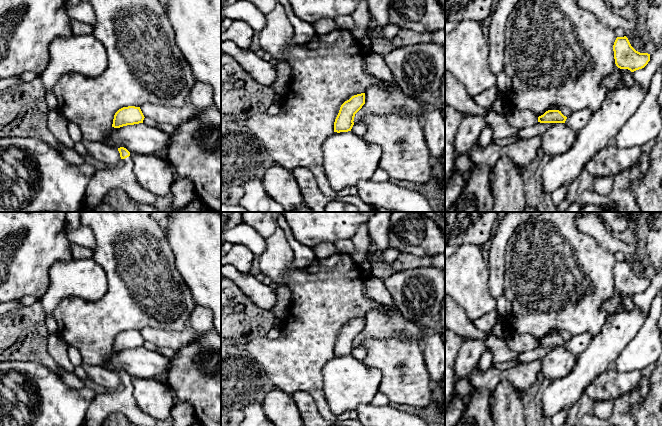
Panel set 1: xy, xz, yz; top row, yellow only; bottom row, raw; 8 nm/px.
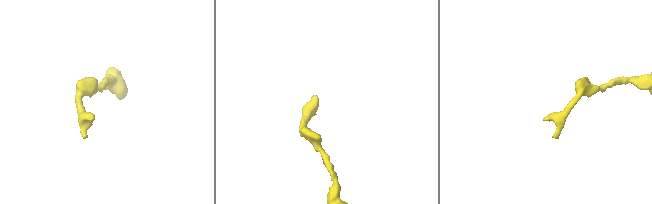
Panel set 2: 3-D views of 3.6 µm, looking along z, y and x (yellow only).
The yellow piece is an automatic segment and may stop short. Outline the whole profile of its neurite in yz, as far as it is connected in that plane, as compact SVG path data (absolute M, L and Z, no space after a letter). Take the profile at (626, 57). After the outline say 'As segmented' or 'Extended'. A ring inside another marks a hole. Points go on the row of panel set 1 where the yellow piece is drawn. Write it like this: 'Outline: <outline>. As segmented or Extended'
Outline: M626 36L616 38L613 51L616 66L631 72L644 68L650 61L650 54L636 51Z. As segmented

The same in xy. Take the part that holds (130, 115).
Outline: M123 107L115 113L112 127L120 128L127 125L143 123L144 118L140 107Z. As segmented

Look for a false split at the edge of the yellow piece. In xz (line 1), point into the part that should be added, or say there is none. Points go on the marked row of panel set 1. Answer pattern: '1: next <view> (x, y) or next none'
1: next none

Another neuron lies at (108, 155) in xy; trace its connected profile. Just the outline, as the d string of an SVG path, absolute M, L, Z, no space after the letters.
M82 141L89 155L107 167L115 167L121 163L118 149L104 142Z

